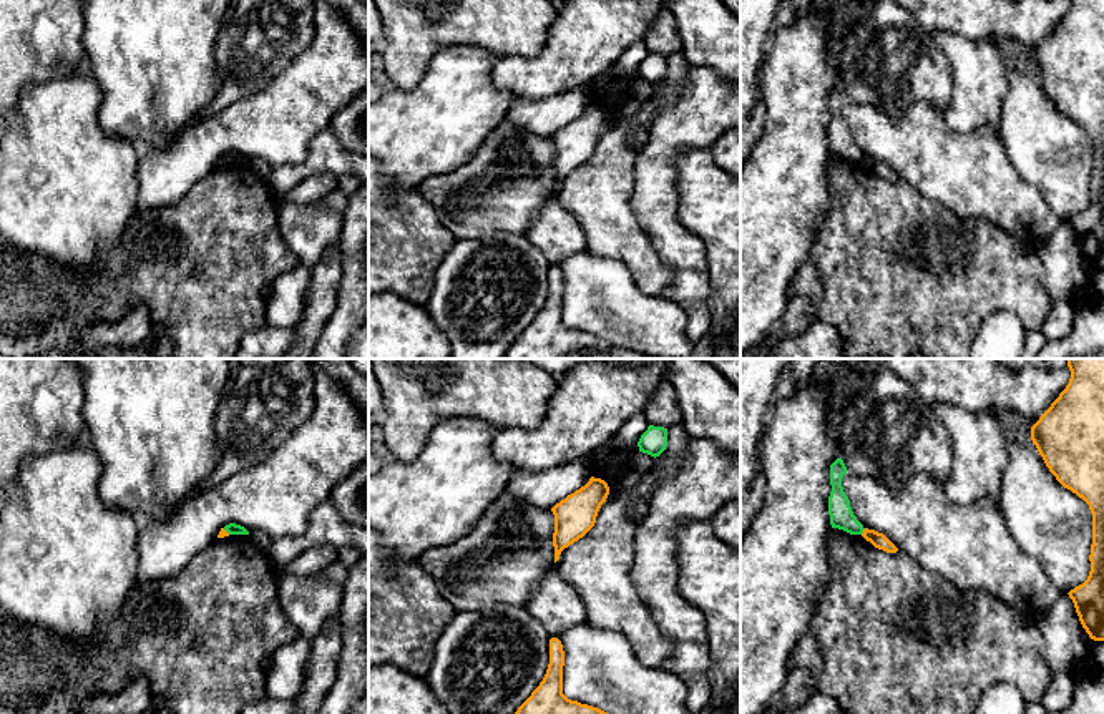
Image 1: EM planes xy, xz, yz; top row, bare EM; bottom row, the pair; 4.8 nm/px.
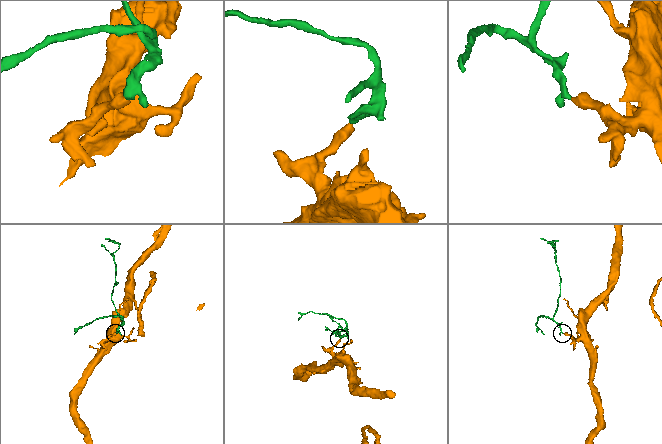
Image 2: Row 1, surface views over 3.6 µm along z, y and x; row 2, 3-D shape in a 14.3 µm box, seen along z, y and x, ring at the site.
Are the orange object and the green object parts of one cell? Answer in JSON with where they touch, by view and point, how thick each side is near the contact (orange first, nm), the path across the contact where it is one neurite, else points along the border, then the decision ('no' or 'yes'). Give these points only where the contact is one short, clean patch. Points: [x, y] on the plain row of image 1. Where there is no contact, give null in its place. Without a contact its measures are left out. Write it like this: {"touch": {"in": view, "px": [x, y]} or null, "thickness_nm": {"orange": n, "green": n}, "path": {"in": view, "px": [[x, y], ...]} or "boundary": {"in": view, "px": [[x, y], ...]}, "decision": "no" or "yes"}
{"touch": {"in": "yz", "px": [864, 160]}, "thickness_nm": {"orange": 80, "green": 120}, "boundary": {"in": "yz", "px": [[865, 156], [860, 161]]}, "decision": "no"}

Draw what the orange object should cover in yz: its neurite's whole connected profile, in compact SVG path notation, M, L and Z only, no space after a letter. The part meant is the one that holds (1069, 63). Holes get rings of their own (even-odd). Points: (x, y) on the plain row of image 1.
M1071 0L1066 17L1031 55L1031 68L1056 108L1082 126L1092 141L1091 199L1087 208L1067 223L1089 266L1104 269L1104 0Z

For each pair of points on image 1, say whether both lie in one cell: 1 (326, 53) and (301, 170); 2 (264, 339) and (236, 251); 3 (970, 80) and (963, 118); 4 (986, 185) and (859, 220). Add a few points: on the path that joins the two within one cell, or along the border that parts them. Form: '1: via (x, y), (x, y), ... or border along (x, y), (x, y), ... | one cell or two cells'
1: border along (326, 130), (312, 140), (301, 161), (273, 166) | two cells
2: border along (266, 324), (249, 331), (239, 341) | two cells
3: via (970, 90), (970, 108) | one cell
4: border along (898, 178), (905, 180), (922, 195), (967, 218) | two cells

